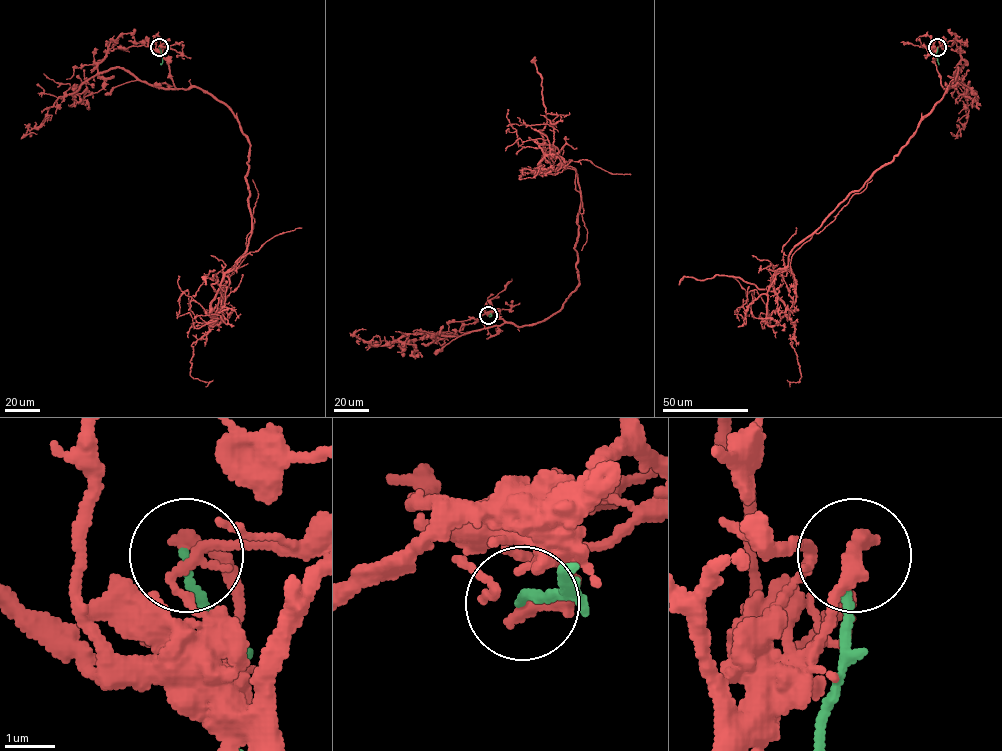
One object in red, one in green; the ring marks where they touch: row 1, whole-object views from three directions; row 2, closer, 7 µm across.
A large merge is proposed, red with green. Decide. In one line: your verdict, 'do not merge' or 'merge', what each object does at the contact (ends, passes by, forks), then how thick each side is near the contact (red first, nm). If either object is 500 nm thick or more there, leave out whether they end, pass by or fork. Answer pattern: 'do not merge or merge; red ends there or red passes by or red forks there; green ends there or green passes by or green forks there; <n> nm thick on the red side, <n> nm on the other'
do not merge; red ends there; green ends there; 300 nm thick on the red side, 160 nm on the other

